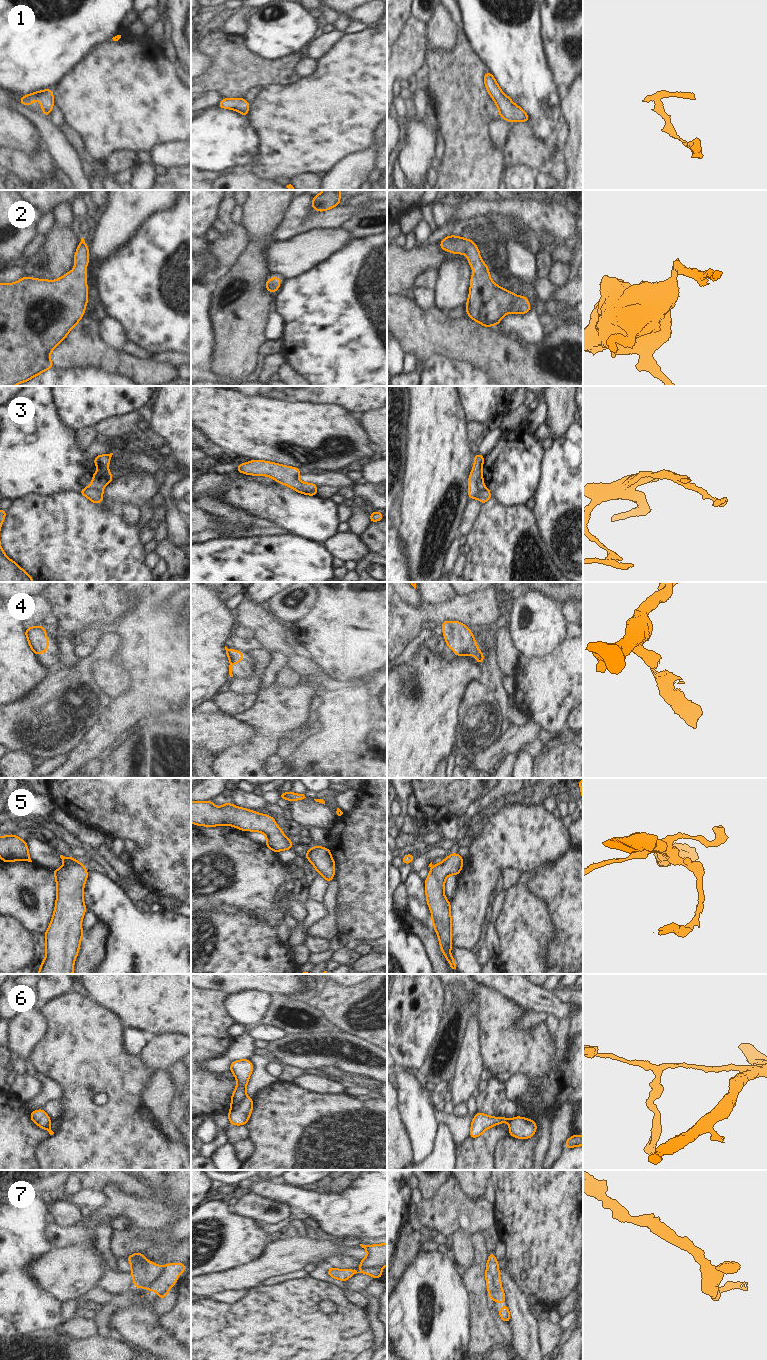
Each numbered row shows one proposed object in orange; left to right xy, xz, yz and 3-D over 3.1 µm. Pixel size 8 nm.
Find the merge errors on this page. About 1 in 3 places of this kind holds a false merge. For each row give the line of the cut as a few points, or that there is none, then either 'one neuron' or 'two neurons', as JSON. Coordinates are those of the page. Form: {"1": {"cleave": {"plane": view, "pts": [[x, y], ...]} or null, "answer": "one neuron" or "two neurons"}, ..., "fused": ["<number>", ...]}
{"1": {"cleave": null, "answer": "one neuron"}, "2": {"cleave": null, "answer": "one neuron"}, "3": {"cleave": null, "answer": "one neuron"}, "4": {"cleave": null, "answer": "one neuron"}, "5": {"cleave": null, "answer": "one neuron"}, "6": {"cleave": {"plane": "xz", "pts": [[246, 1096], [236, 1104], [231, 1105]]}, "answer": "two neurons"}, "7": {"cleave": null, "answer": "one neuron"}, "fused": ["6"]}

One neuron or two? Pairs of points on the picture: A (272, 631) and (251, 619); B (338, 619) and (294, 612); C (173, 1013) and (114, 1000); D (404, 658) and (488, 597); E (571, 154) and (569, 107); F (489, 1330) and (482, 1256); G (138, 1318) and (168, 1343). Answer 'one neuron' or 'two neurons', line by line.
A: one neuron
B: two neurons
C: one neuron
D: two neurons
E: one neuron
F: one neuron
G: one neuron

